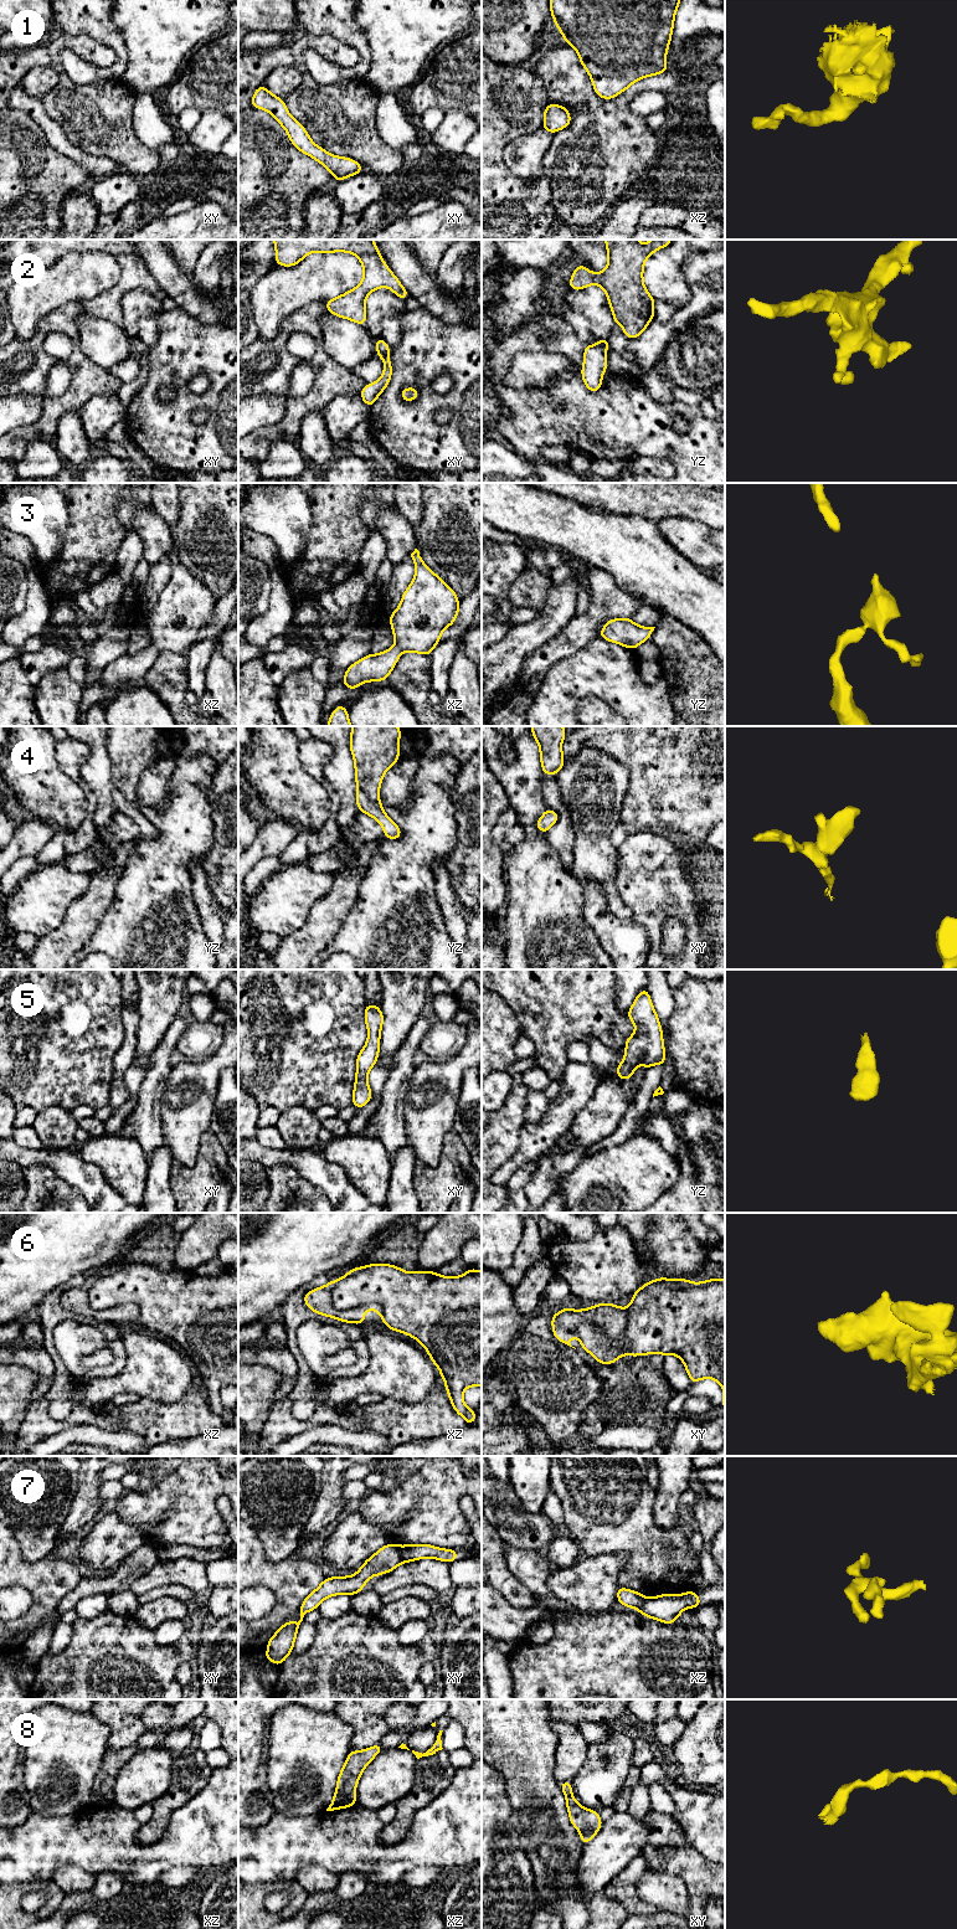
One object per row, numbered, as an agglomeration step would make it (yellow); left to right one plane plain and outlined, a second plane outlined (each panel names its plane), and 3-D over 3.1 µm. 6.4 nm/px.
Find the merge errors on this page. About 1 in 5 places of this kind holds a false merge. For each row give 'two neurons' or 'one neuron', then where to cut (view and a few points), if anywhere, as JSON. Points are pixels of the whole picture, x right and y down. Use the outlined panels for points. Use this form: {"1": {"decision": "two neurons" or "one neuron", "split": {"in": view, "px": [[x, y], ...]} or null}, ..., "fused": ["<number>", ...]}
{"1": {"decision": "one neuron", "split": null}, "2": {"decision": "one neuron", "split": null}, "3": {"decision": "one neuron", "split": null}, "4": {"decision": "one neuron", "split": null}, "5": {"decision": "one neuron", "split": null}, "6": {"decision": "two neurons", "split": {"in": "xz", "px": [[332, 1281], [335, 1307], [379, 1303], [384, 1316]]}}, "7": {"decision": "two neurons", "split": {"in": "xy", "px": [[396, 1546], [402, 1560]]}}, "8": {"decision": "one neuron", "split": null}, "fused": ["6", "7"]}

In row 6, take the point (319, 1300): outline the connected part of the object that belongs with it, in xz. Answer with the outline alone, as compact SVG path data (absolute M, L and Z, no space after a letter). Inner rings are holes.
M333 1281L324 1287L317 1287L309 1291L303 1297L304 1303L315 1313L349 1323L364 1324L364 1310L375 1310L380 1313L381 1318L384 1317L384 1308L379 1303L362 1305L350 1310L335 1308L331 1300L331 1286Z

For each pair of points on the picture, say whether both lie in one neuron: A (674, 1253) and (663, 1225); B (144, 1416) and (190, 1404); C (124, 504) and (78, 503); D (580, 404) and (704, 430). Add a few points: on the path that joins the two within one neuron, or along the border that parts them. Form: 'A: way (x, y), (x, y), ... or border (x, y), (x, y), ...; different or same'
A: way (673, 1246), (668, 1232); same
B: way (155, 1416), (179, 1415); same
C: border (118, 495), (117, 518), (127, 530); different
D: way (611, 423), (632, 423), (660, 438), (673, 438); same

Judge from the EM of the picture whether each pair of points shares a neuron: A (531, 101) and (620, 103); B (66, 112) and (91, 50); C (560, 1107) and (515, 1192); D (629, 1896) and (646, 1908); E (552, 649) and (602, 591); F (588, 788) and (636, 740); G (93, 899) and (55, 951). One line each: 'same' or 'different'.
A: different
B: same
C: different
D: same
E: same
F: different
G: same

